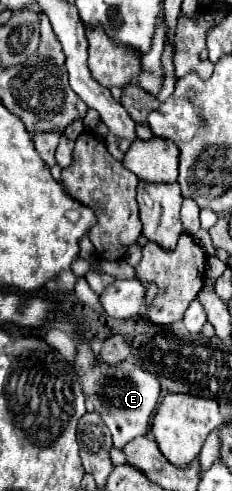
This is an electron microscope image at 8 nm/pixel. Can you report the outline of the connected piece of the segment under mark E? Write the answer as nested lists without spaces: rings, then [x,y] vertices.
[[[78,338],[76,366],[80,380],[84,384],[84,392],[92,400],[94,410],[108,426],[116,448],[122,448],[128,440],[134,440],[136,436],[144,436],[148,432],[148,422],[160,396],[160,382],[156,374],[150,374],[130,362],[120,362],[116,366],[100,364],[96,360],[92,346],[80,338]]]

